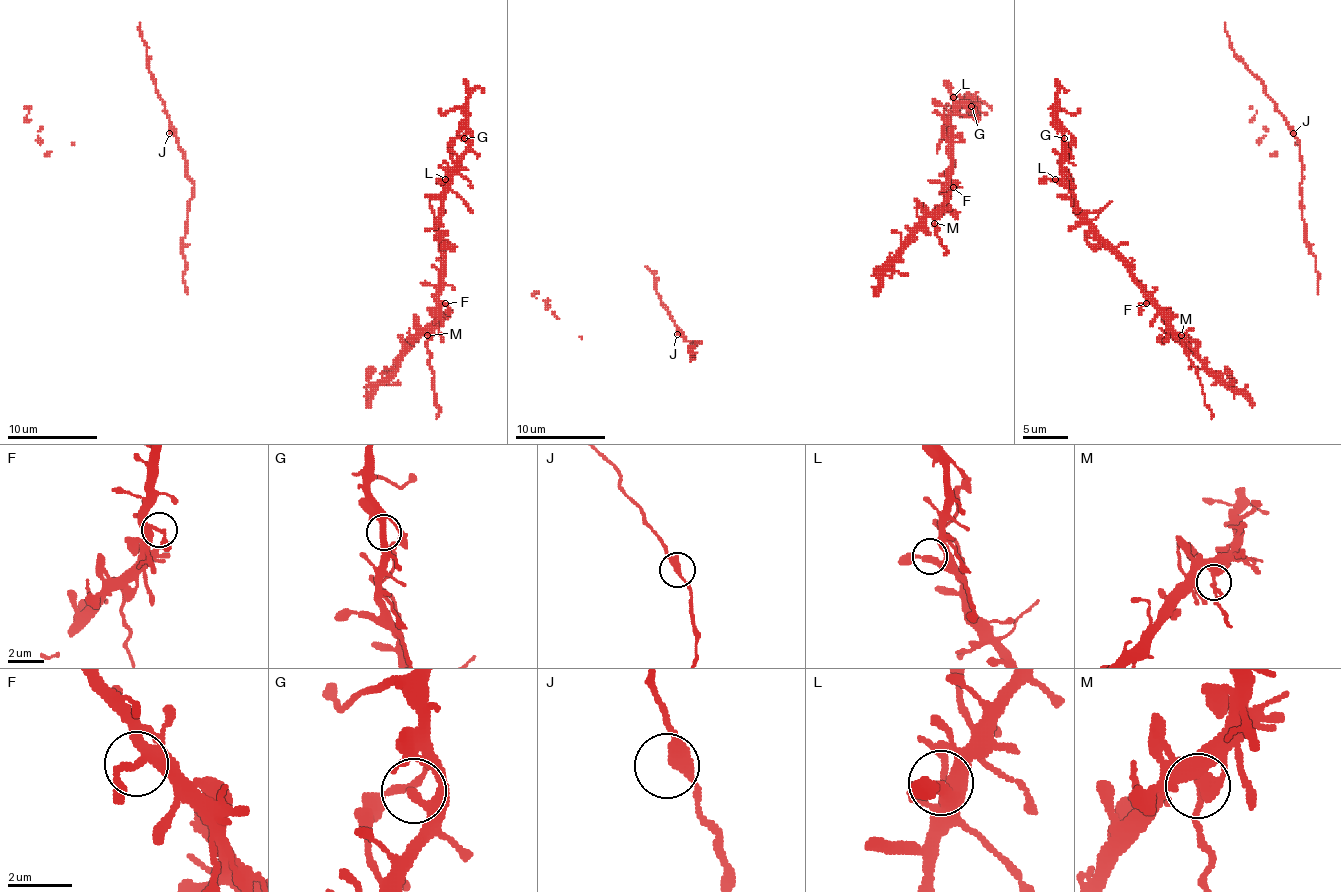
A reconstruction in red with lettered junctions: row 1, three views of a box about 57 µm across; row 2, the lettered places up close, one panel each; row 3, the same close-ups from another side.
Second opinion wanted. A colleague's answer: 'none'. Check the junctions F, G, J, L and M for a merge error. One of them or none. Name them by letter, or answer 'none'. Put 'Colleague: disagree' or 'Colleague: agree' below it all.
M
Colleague: disagree

